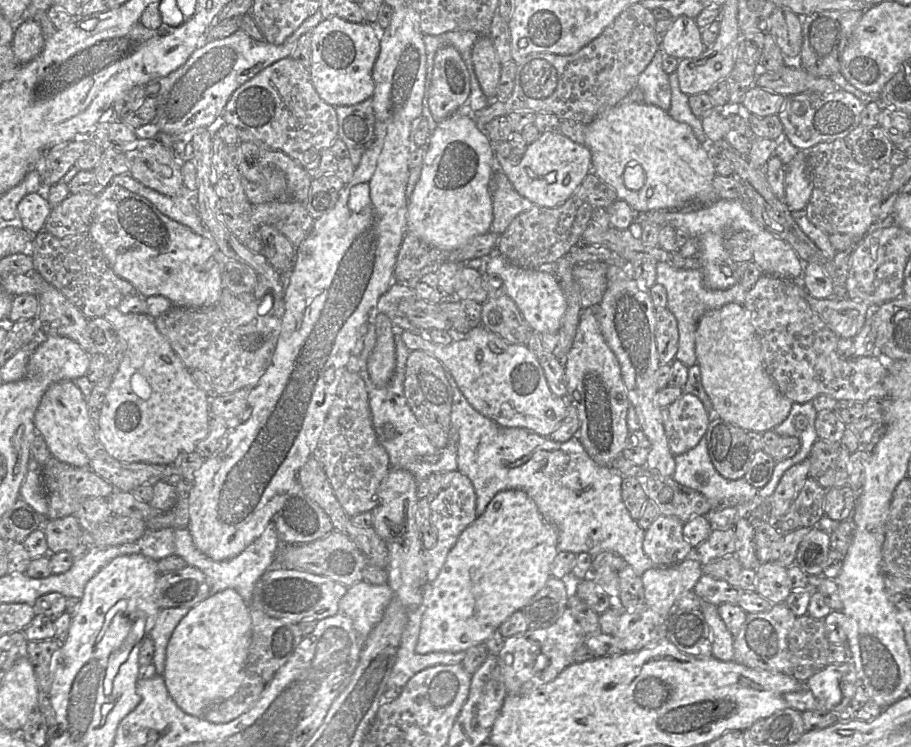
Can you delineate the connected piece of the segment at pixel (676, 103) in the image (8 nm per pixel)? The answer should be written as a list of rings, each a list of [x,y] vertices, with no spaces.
[[[675,72],[669,74],[671,88],[671,106],[667,111],[678,122],[687,123],[693,130],[697,139],[703,144],[708,144],[703,130],[701,118],[693,114],[689,106],[689,96],[683,93],[679,87],[678,75]]]

